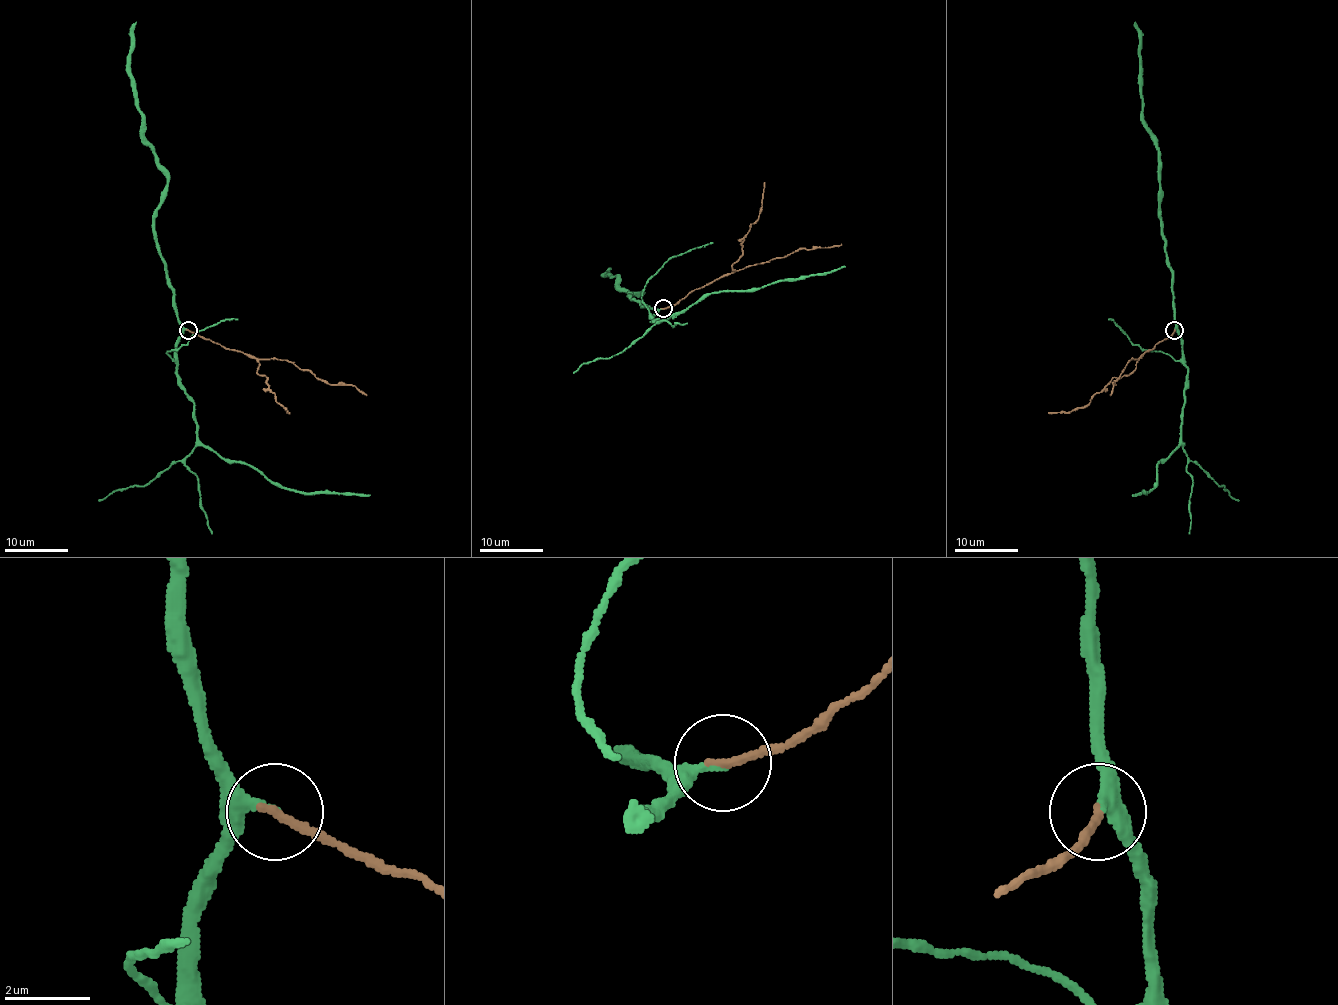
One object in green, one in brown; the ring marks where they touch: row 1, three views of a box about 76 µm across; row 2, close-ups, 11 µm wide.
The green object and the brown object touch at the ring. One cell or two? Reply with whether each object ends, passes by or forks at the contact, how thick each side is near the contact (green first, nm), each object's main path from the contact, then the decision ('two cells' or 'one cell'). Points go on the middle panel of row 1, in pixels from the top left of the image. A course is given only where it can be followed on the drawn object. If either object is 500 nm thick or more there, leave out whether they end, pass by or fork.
green ends | brown ends | 240/200 nm | green via (663, 309), (643, 307), (630, 296), (641, 294), (630, 293), (619, 285), (619, 278), (604, 274), (611, 269) | brown via (663, 309), (721, 277), (750, 266), (804, 248), (830, 248), (841, 243) | one cell

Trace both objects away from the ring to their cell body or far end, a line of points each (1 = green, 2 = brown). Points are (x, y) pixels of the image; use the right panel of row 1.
1: (1175, 329), (1173, 270), (1162, 232), (1159, 149), (1144, 120), (1140, 29), (1135, 21)
2: (1175, 329), (1143, 355), (1128, 361), (1109, 395)

